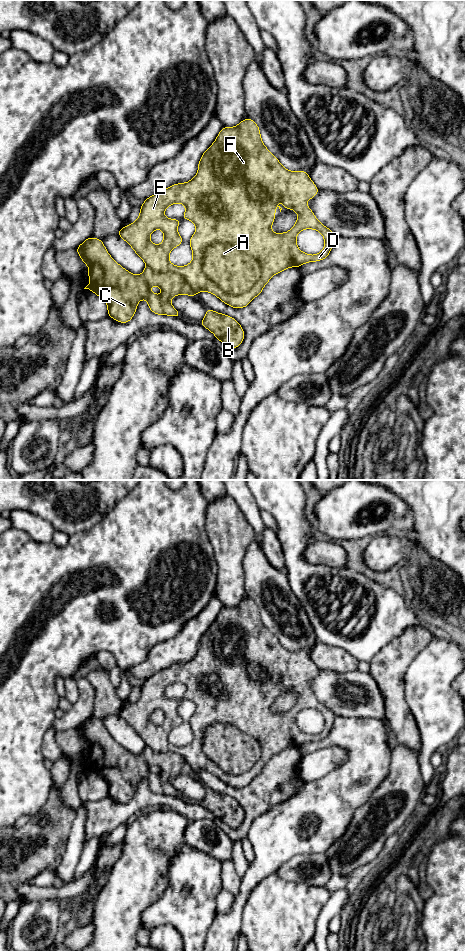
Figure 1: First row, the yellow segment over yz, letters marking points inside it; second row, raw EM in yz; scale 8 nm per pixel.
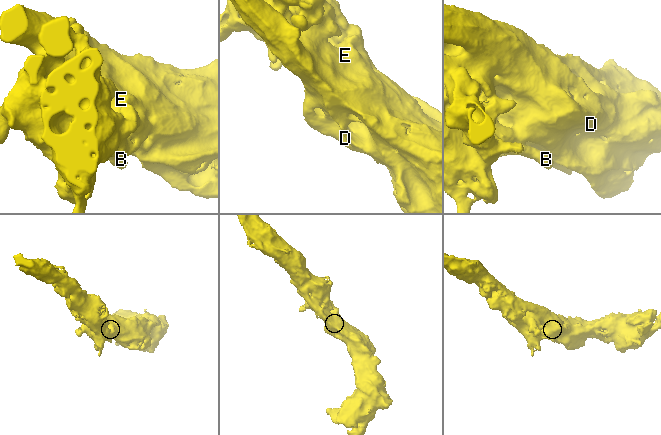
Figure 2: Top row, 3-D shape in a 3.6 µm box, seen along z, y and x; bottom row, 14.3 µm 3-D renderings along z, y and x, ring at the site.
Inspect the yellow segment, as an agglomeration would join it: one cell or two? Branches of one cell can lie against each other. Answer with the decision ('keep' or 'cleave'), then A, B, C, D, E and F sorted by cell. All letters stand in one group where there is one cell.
cleave; groups A B C / D E F

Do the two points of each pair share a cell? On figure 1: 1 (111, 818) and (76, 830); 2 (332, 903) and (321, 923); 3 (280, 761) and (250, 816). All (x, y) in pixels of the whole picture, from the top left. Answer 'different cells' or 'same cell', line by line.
1: different cells
2: same cell
3: same cell

